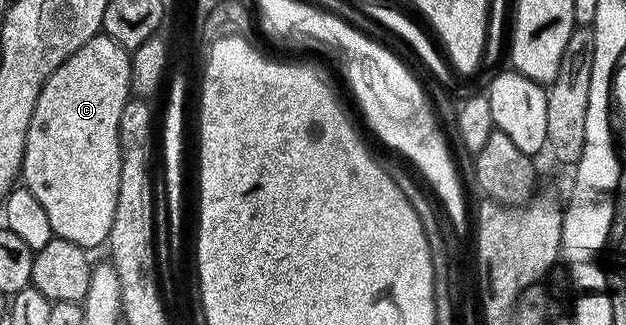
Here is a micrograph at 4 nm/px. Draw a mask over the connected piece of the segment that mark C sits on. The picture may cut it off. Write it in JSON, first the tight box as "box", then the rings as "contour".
{"box":[22,32,131,248],"contour":[[[100,32],[73,56],[69,56],[45,80],[29,120],[22,185],[37,196],[41,208],[49,215],[52,235],[64,238],[84,248],[108,241],[113,228],[113,212],[117,208],[117,192],[121,184],[121,148],[119,147],[119,117],[129,101],[131,54],[121,44]]]}

